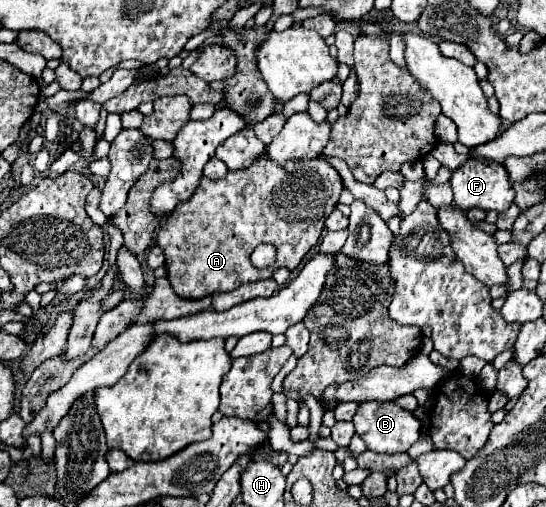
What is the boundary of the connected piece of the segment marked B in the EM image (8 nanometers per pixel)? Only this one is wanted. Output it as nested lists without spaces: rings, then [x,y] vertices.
[[[375,400],[359,404],[359,408],[353,416],[353,424],[355,424],[357,434],[365,440],[367,450],[383,452],[383,454],[407,452],[409,446],[413,446],[417,442],[419,428],[421,428],[417,418],[411,412],[397,406],[395,402],[375,402]]]

